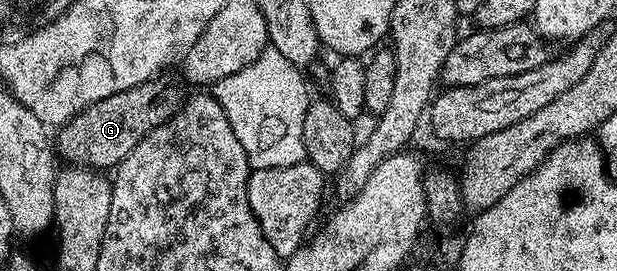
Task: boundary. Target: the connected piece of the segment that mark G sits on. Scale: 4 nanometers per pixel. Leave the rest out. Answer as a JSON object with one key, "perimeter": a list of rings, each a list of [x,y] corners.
{"perimeter":[[[163,77],[150,79],[148,83],[125,89],[89,105],[80,115],[74,115],[68,123],[58,128],[53,143],[57,155],[64,164],[88,169],[114,169],[119,166],[133,149],[153,129],[168,123],[185,102],[185,95],[179,92],[175,83],[166,83]]]}

